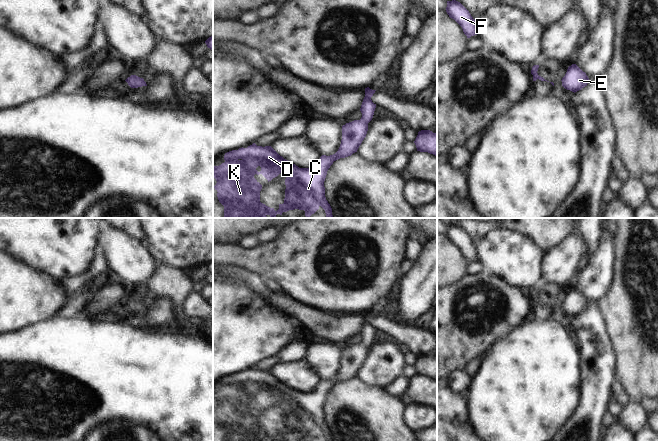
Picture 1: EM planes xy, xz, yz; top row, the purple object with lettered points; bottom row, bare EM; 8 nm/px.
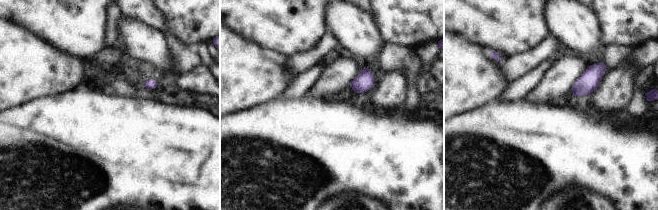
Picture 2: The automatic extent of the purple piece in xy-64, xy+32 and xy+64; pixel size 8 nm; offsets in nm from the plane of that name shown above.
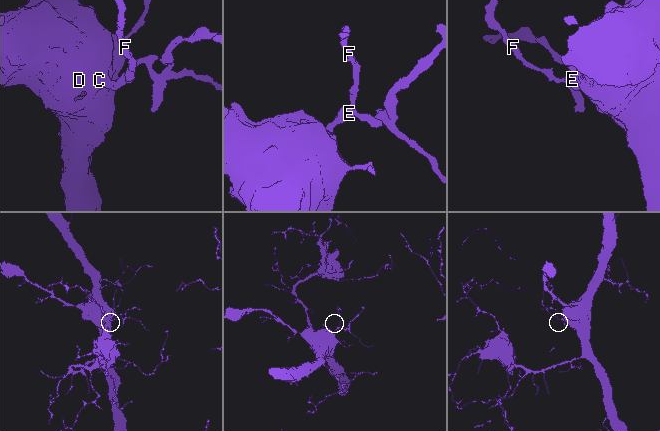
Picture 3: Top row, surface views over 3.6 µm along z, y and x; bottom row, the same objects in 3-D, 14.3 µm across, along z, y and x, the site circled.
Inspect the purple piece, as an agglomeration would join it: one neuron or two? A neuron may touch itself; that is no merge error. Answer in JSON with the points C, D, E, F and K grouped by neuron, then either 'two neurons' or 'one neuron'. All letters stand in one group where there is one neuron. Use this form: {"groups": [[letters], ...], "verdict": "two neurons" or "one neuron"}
{"groups": [["C", "D", "E", "F", "K"]], "verdict": "one neuron"}

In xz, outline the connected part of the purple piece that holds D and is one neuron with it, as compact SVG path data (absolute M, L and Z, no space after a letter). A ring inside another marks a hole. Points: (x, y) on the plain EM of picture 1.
M369 311L365 312L365 321L363 323L360 335L362 341L360 344L354 344L342 350L342 364L338 375L330 380L322 379L318 386L312 392L299 392L280 380L271 370L257 370L255 367L247 372L232 374L224 379L225 386L219 390L213 391L213 402L217 407L214 410L218 416L219 426L224 430L224 441L276 441L283 436L299 433L305 435L305 440L310 441L321 430L326 437L326 441L333 441L332 432L325 421L324 405L327 395L334 385L351 380L357 376L368 355L368 347L372 344L376 328L371 321L376 314ZM282 394L287 396L285 403L285 422L284 427L279 428L277 435L260 426L260 415L262 409L254 402L254 399L262 398L268 406L277 401Z

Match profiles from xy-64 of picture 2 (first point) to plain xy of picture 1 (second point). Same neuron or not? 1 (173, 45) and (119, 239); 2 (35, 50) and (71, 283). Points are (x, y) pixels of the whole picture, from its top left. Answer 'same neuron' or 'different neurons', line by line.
1: different neurons
2: different neurons

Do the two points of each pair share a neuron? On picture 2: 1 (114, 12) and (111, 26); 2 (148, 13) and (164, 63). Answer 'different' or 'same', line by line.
1: same
2: different

